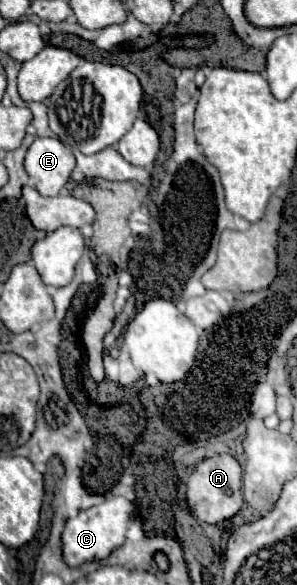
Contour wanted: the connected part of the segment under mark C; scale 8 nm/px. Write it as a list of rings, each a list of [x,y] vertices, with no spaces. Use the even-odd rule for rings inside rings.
[[[121,496],[105,500],[101,506],[93,506],[89,510],[79,512],[79,516],[67,520],[65,530],[61,534],[63,544],[63,560],[69,568],[77,568],[83,562],[93,562],[107,558],[115,548],[119,548],[125,542],[125,532],[131,520],[133,504]]]

